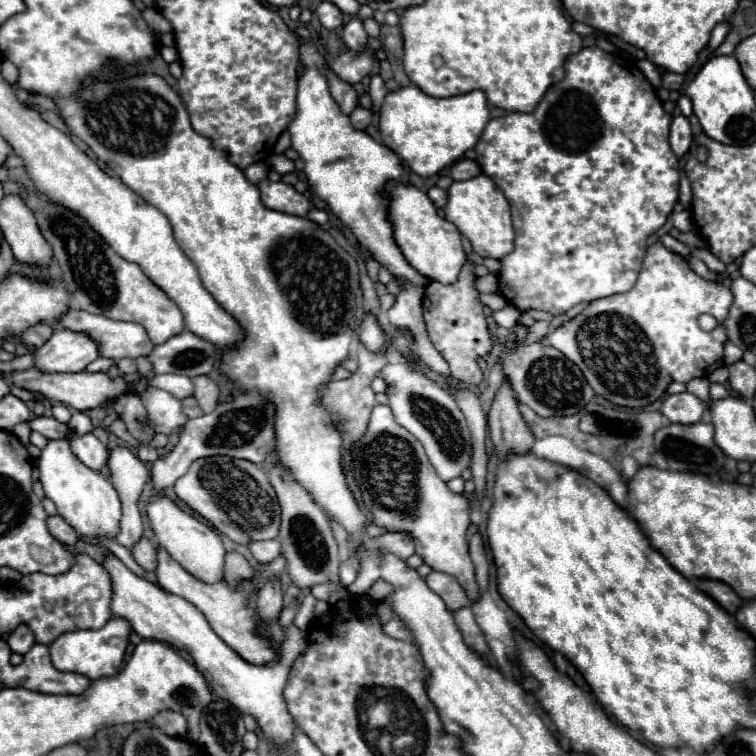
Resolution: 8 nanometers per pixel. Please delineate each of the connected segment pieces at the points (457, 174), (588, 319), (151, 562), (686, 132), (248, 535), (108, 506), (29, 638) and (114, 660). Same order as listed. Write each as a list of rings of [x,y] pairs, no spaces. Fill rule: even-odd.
[[[461,159],[451,167],[451,177],[453,181],[465,181],[465,179],[473,179],[475,175],[479,175],[481,169],[475,161],[471,159]]]
[[[655,241],[647,251],[639,279],[631,291],[589,303],[583,313],[553,329],[547,337],[549,345],[559,349],[583,371],[587,383],[597,395],[619,407],[643,409],[665,395],[669,379],[689,383],[695,377],[707,377],[711,371],[723,367],[723,345],[727,333],[721,323],[725,321],[731,303],[733,295],[729,287],[705,281],[689,267],[685,257],[669,251],[661,241]],[[703,313],[709,313],[719,321],[713,331],[703,331],[699,327],[699,315]]]
[[[147,537],[139,539],[139,543],[135,543],[131,553],[133,553],[133,559],[145,571],[155,571],[155,567],[157,567],[157,549],[155,549],[155,543],[151,539],[147,539]]]
[[[677,115],[677,117],[673,119],[669,143],[671,143],[673,153],[675,153],[679,159],[689,151],[689,147],[691,147],[691,143],[693,143],[693,135],[691,135],[691,125],[689,125],[689,121],[687,121],[683,115]]]
[[[227,457],[197,459],[191,463],[189,471],[177,479],[173,489],[183,503],[187,503],[233,543],[249,545],[255,541],[277,539],[279,503],[265,471],[255,463]]]
[[[53,439],[37,459],[39,481],[45,497],[49,497],[59,515],[79,533],[87,537],[115,537],[121,519],[121,501],[109,479],[83,465],[71,451],[69,439]]]
[[[19,625],[7,639],[7,645],[11,647],[13,653],[19,653],[19,655],[25,655],[33,645],[35,645],[35,639],[33,639],[33,633],[27,625]]]
[[[113,617],[101,629],[95,631],[71,631],[59,635],[51,643],[51,663],[59,671],[71,671],[79,675],[87,675],[89,679],[101,679],[107,675],[117,675],[121,669],[125,649],[129,643],[129,623],[125,619]]]

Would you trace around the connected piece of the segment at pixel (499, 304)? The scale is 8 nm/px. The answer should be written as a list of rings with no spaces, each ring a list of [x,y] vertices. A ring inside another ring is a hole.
[[[480,293],[480,301],[483,305],[488,306],[493,312],[504,308],[504,298],[498,294],[483,294]]]

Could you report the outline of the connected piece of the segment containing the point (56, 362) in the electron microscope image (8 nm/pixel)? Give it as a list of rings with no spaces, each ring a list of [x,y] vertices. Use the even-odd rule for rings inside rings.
[[[55,331],[35,353],[35,367],[51,373],[79,373],[99,357],[97,345],[85,333]]]

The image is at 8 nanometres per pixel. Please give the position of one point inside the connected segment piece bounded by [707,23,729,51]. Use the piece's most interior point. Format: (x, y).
(720, 31)

